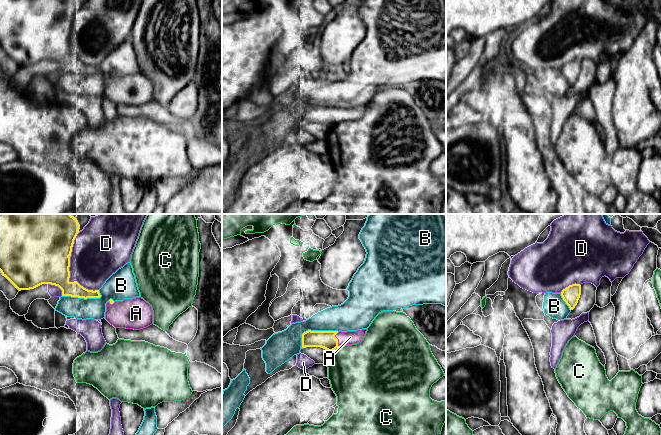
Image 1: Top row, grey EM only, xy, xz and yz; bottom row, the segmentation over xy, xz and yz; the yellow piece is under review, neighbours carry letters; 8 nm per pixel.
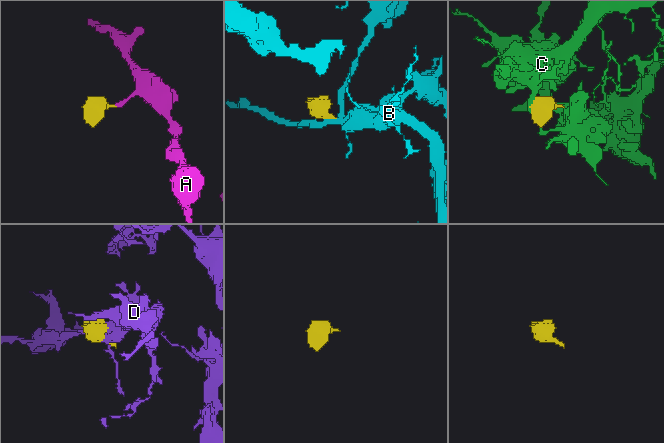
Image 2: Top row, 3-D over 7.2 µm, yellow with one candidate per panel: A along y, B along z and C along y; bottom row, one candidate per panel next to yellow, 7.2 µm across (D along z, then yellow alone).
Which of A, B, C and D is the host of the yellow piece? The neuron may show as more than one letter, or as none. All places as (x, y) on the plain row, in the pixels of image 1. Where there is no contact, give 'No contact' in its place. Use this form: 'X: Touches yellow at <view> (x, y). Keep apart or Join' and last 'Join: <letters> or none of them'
A: Touches yellow at xz (337, 115). Join
B: Touches yellow at xz (313, 107). Keep apart
C: Touches yellow at xz (334, 125). Keep apart
D: Touches yellow at xy (72, 58). Keep apart
Join: A

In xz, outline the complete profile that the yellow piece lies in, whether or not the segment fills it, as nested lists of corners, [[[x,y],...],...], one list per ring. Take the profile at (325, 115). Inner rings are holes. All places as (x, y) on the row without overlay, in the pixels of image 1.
[[[367,105],[357,107],[311,107],[302,110],[302,124],[321,123],[329,128],[339,122],[352,121],[361,118]]]

